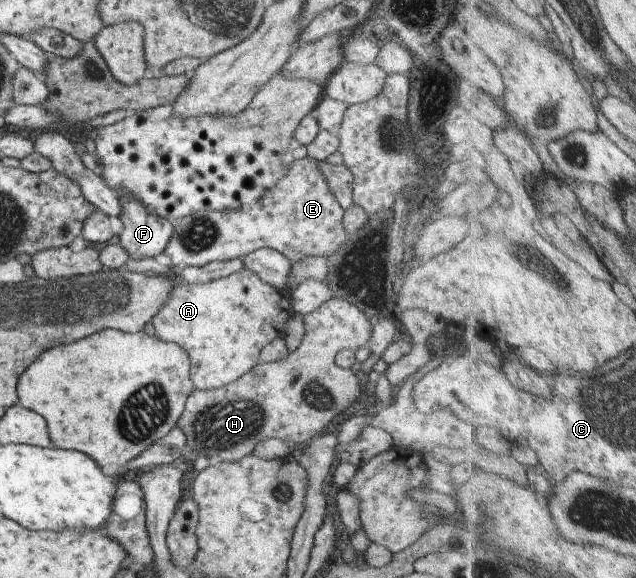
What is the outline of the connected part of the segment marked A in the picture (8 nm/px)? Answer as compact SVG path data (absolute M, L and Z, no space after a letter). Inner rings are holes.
M246 269L203 284L190 285L176 279L175 288L167 302L150 319L152 335L163 342L172 342L186 352L189 359L189 378L196 390L219 388L238 379L258 364L258 353L273 339L282 337L290 317L287 295L258 279Z

